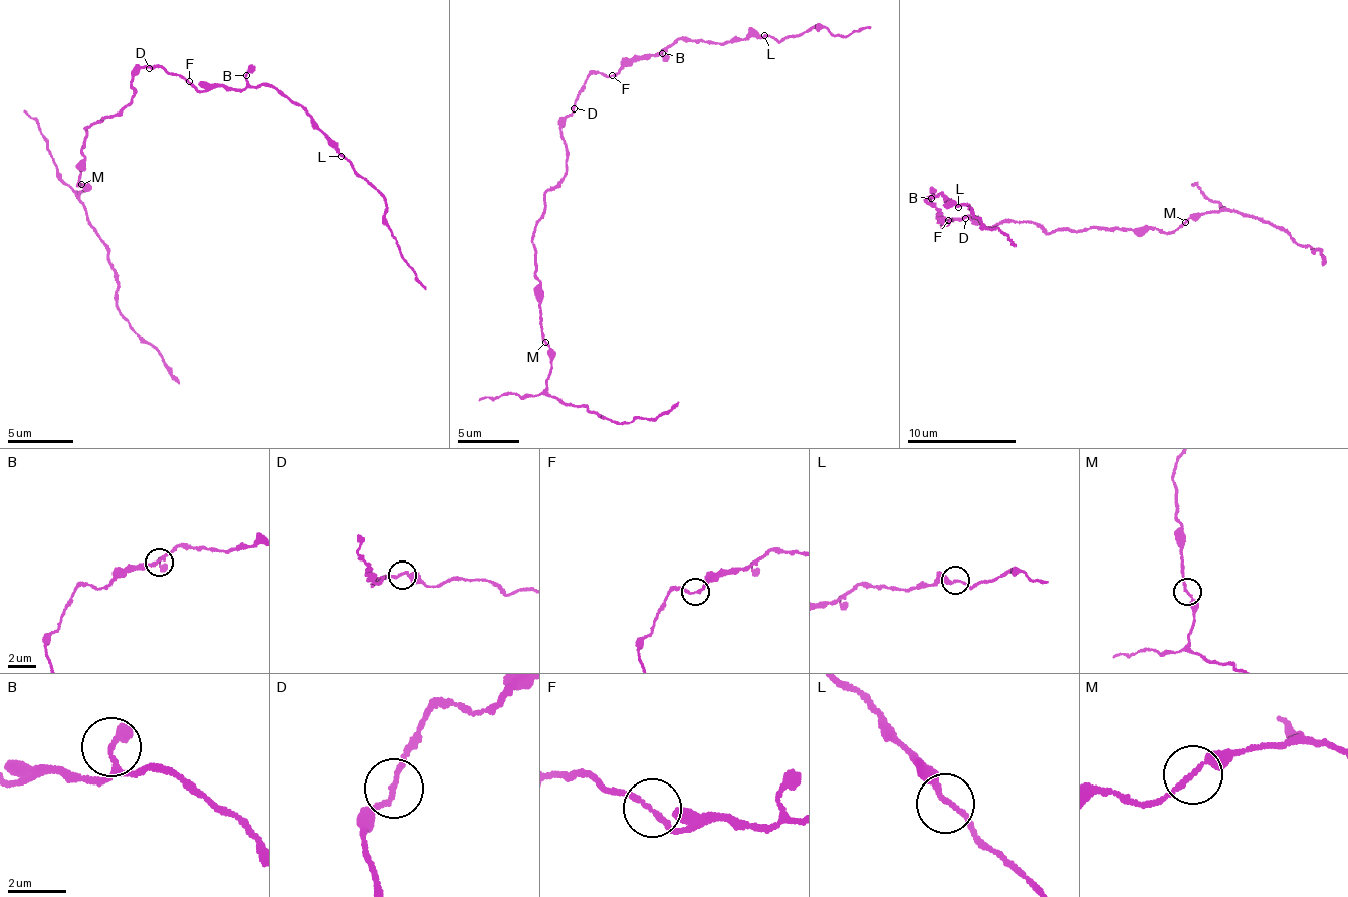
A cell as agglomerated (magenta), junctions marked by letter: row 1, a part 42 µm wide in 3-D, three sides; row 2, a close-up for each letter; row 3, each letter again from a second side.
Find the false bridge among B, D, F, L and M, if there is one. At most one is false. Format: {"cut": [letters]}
{"cut": []}

